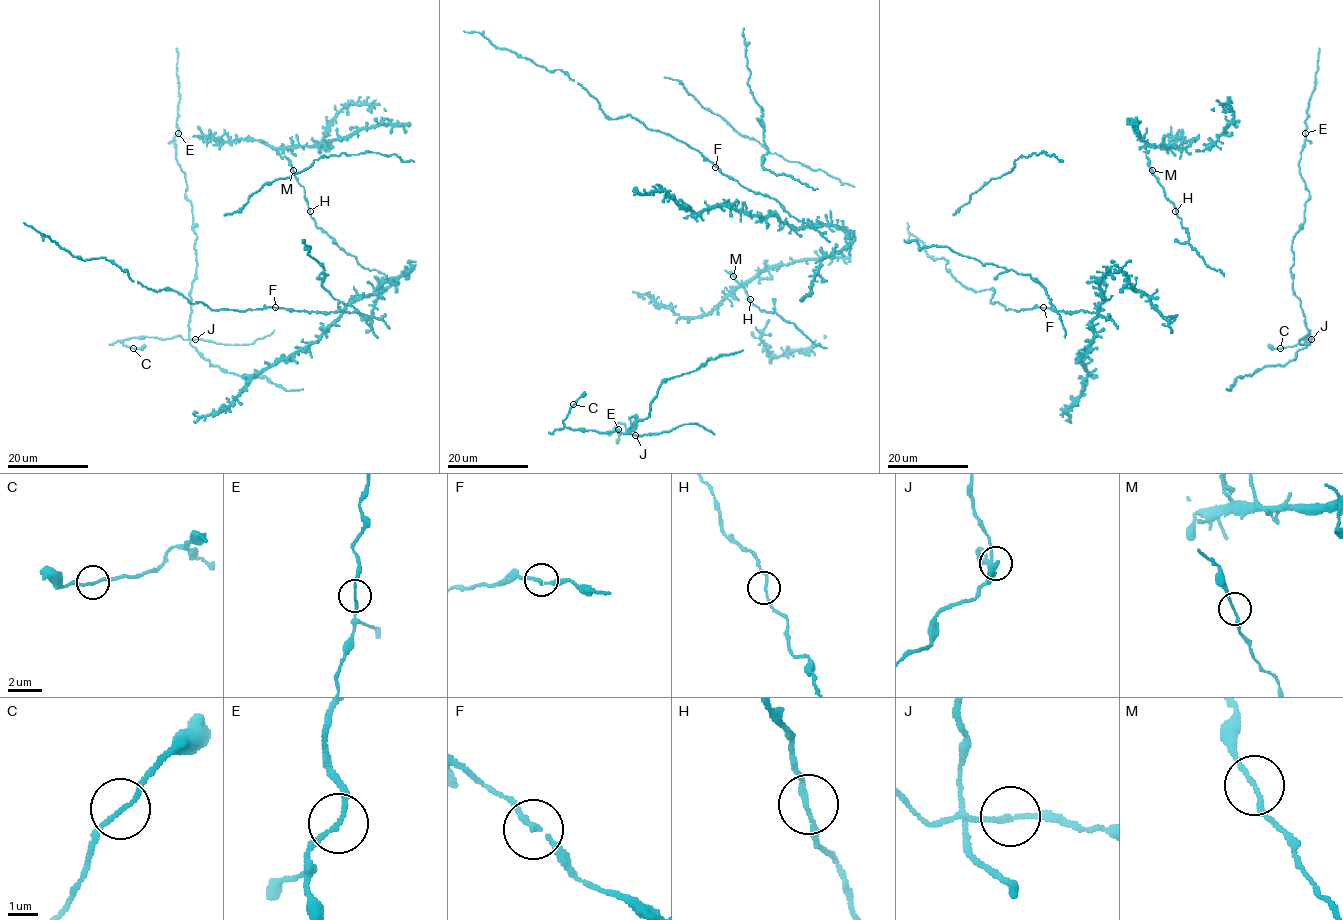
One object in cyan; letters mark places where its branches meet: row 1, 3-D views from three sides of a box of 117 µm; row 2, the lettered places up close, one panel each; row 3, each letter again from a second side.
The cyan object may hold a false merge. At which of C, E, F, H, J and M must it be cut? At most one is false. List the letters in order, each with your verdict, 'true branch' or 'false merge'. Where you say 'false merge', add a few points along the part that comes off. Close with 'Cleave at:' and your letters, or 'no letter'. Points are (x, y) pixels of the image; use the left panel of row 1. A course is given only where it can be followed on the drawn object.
C: true branch
E: true branch
F: true branch
H: true branch
J: true branch
M: true branch
Cleave at: no letter

